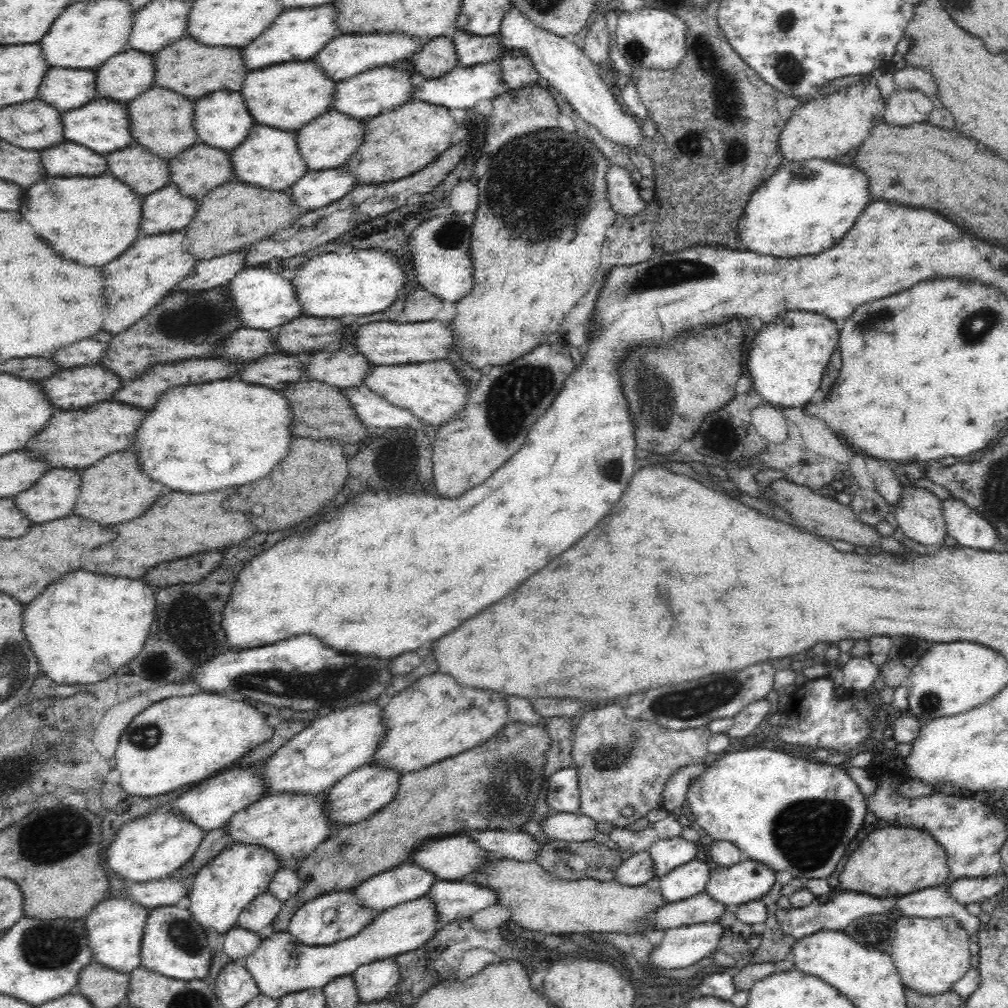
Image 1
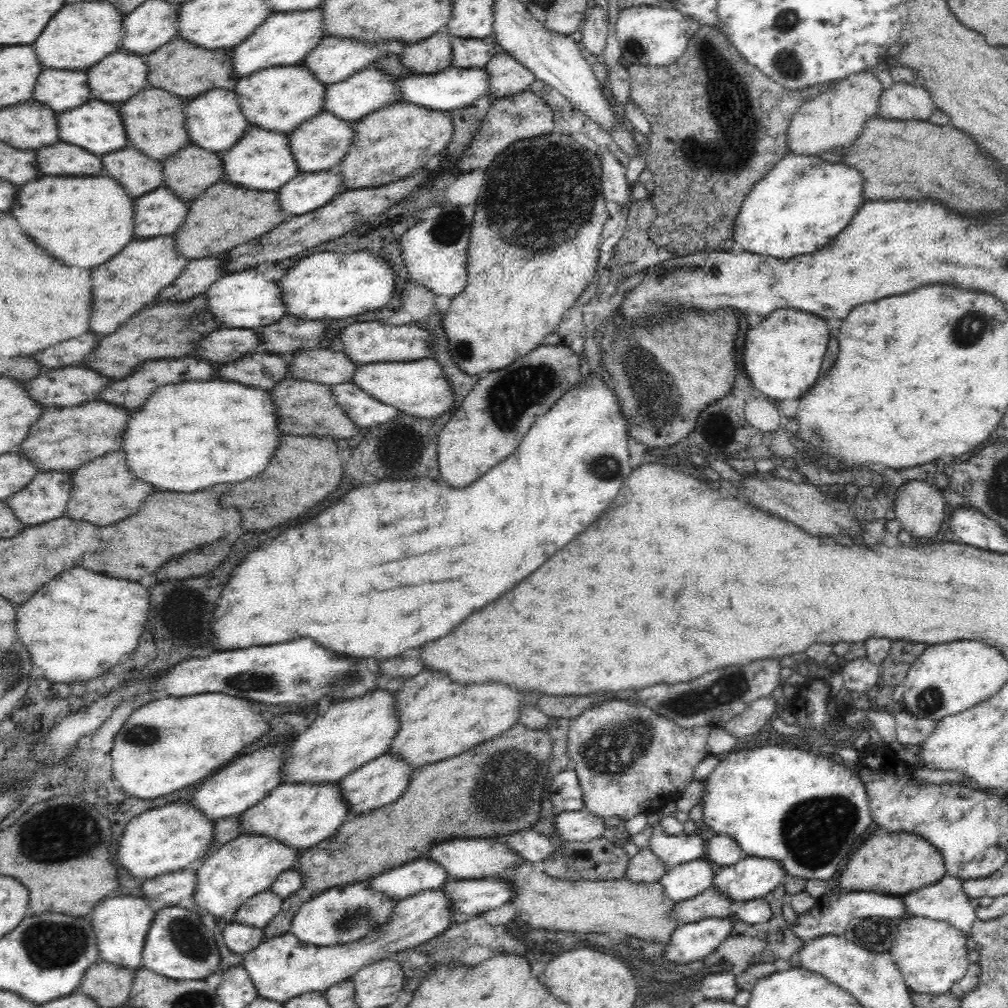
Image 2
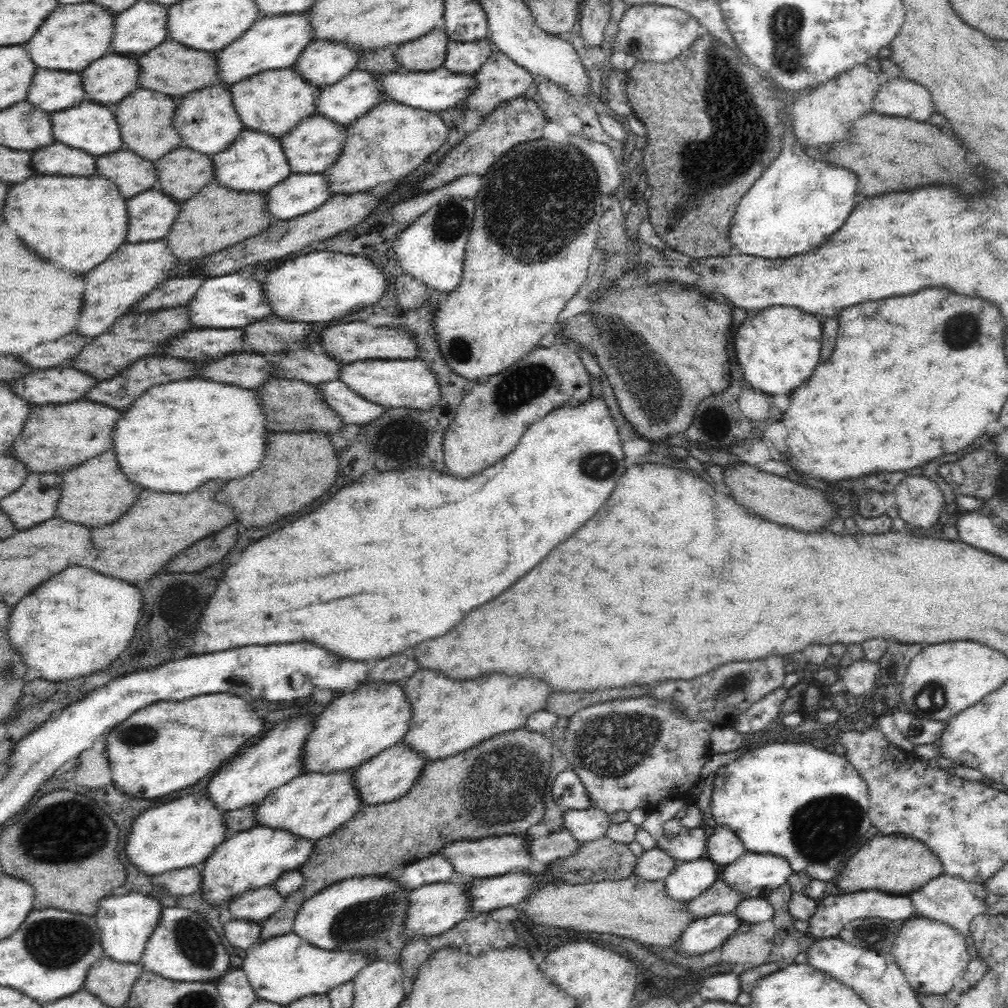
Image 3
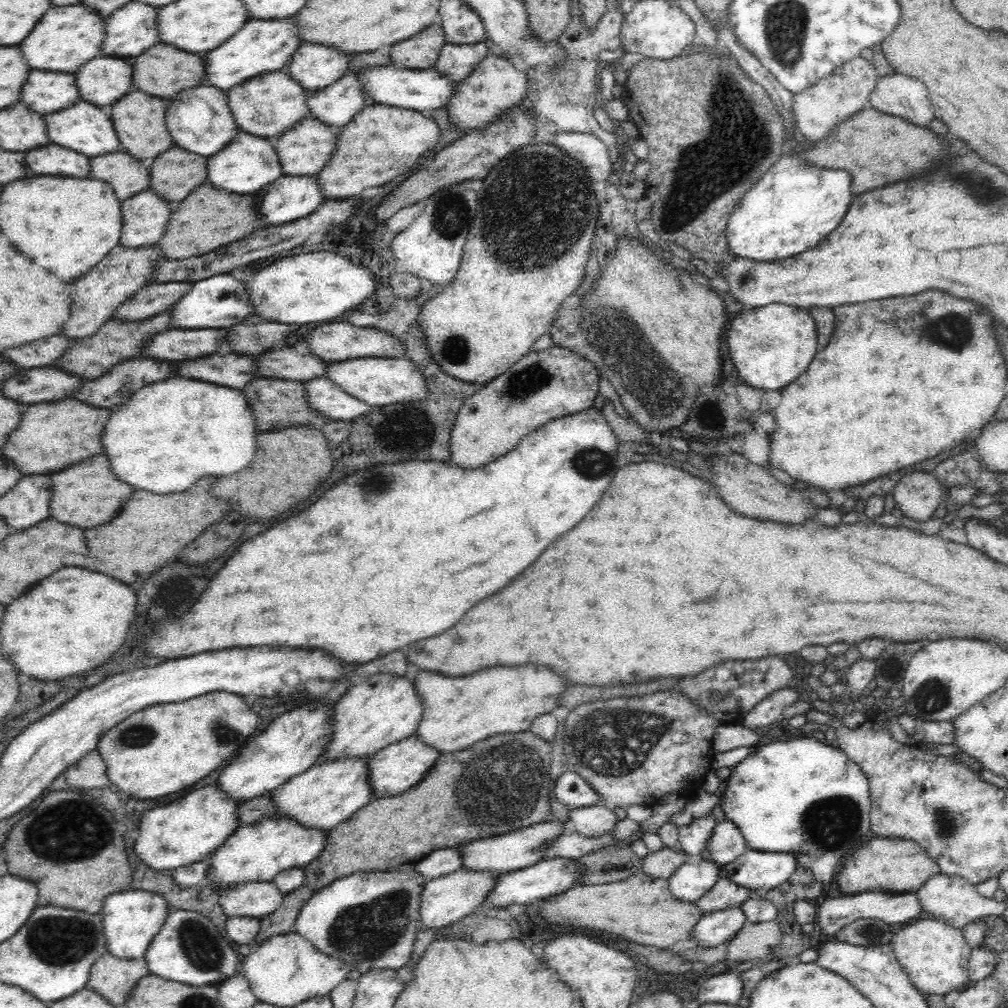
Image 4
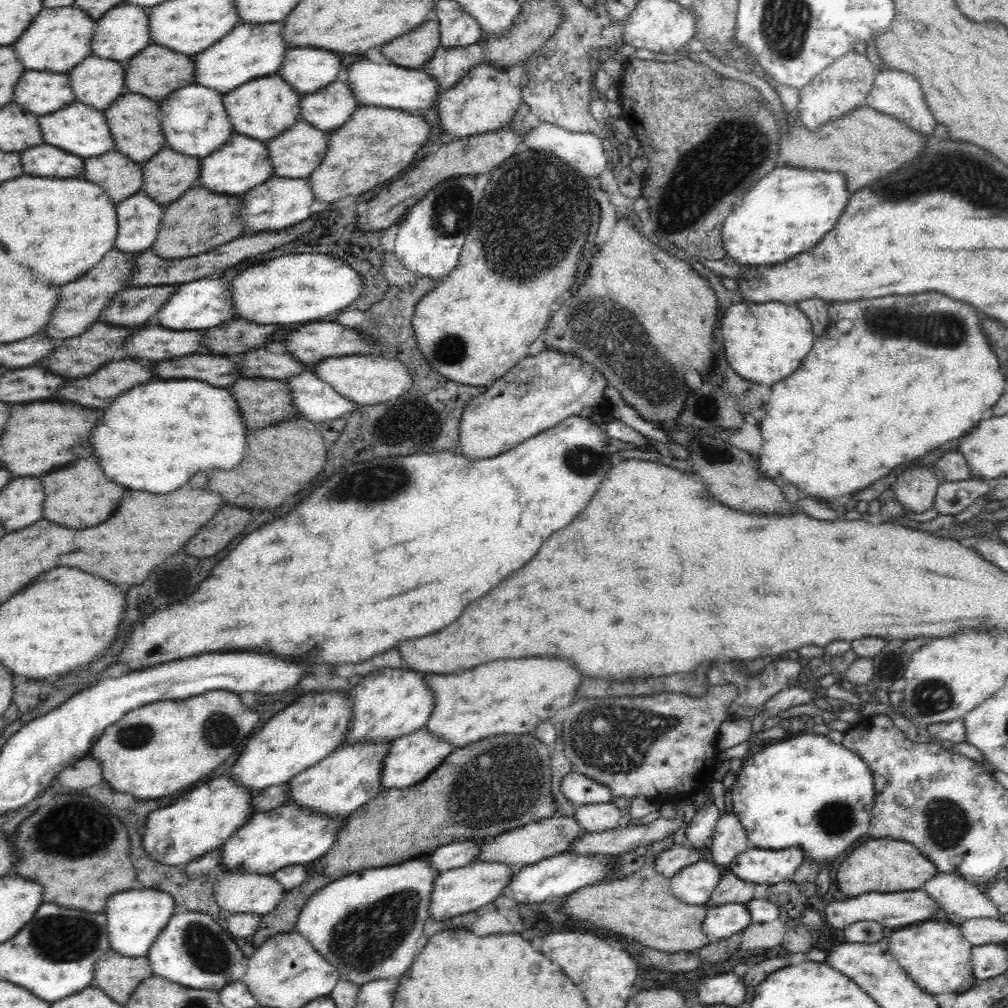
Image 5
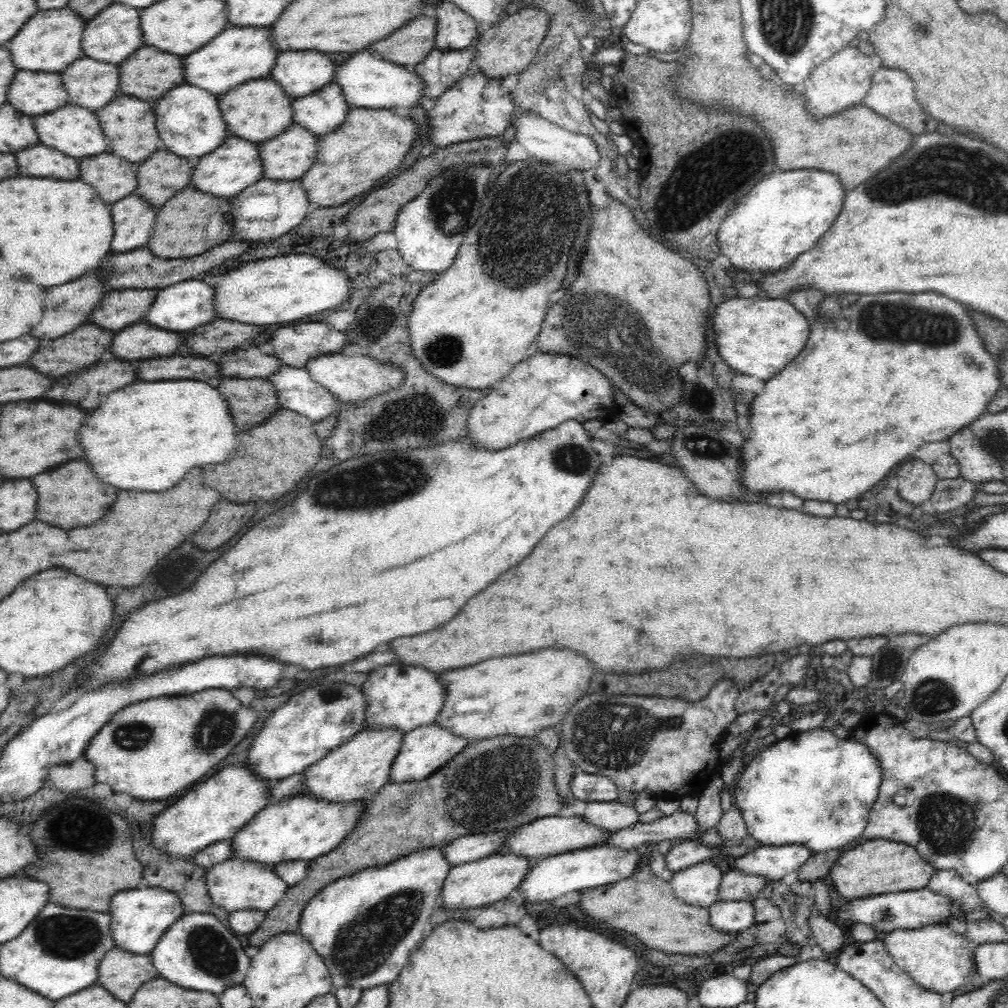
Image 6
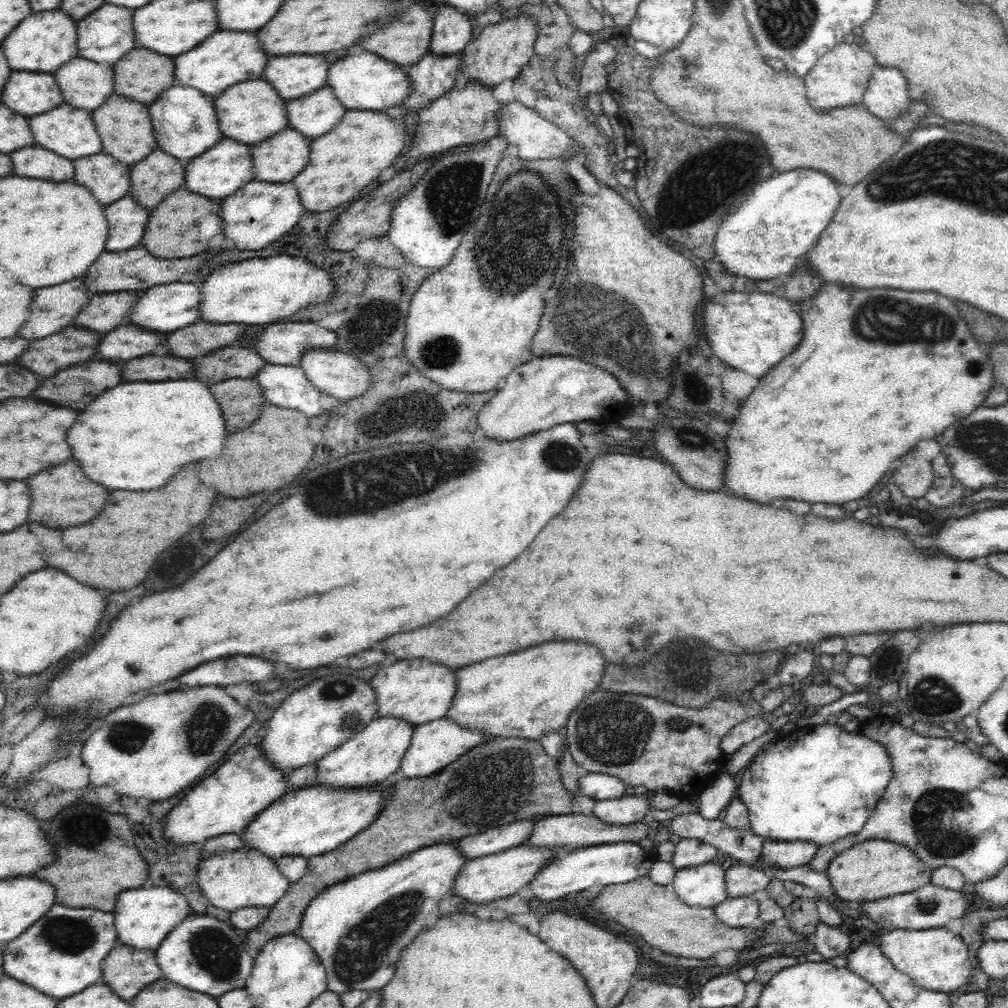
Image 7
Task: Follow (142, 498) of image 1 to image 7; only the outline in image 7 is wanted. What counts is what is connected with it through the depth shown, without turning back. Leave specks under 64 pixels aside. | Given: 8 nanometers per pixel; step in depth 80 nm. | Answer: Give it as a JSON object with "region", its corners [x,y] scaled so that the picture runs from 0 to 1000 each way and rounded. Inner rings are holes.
{"region":[[[67,456],[62,462],[56,462],[52,466],[44,466],[32,474],[26,476],[32,486],[32,502],[30,502],[30,516],[52,522],[52,524],[69,524],[79,522],[83,518],[89,518],[103,506],[103,498],[107,494],[107,486],[103,482],[97,482],[95,478],[89,478],[83,472],[83,466],[75,456]]]}

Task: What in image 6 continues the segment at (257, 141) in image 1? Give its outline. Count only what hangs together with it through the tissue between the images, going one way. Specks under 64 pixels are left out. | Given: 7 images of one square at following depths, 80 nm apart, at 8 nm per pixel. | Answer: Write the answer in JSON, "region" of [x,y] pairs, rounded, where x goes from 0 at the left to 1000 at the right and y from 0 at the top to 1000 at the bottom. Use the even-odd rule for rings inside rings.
{"region":[[[227,134],[214,149],[192,160],[189,185],[212,195],[230,198],[245,185],[254,183],[261,177],[261,163],[256,145],[254,141]]]}

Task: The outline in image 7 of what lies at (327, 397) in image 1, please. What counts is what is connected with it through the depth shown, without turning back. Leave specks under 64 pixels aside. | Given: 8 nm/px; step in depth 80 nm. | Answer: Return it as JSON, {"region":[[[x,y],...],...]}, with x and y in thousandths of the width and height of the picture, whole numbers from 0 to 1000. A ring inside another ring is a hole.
{"region":[[[229,375],[210,381],[207,386],[218,401],[228,432],[250,423],[267,402],[252,375]]]}

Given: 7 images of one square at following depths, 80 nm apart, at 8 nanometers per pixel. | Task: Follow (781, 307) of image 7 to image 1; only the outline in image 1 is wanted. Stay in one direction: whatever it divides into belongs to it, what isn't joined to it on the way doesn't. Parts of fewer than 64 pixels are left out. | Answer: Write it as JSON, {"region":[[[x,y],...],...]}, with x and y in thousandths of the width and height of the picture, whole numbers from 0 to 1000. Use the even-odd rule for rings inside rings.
{"region":[[[784,309],[776,311],[764,323],[758,322],[746,338],[741,355],[750,391],[773,407],[806,401],[823,353],[832,343],[831,335],[829,320],[815,312]]]}

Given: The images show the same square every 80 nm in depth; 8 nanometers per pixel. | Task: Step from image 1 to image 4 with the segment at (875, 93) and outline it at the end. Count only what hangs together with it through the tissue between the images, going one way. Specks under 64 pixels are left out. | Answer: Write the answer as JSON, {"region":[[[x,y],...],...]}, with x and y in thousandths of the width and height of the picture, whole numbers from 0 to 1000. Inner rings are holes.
{"region":[[[854,57],[847,58],[845,62],[830,65],[808,85],[787,93],[787,115],[792,131],[806,142],[824,134],[833,122],[862,106],[862,95],[869,87],[872,76],[866,63]]]}

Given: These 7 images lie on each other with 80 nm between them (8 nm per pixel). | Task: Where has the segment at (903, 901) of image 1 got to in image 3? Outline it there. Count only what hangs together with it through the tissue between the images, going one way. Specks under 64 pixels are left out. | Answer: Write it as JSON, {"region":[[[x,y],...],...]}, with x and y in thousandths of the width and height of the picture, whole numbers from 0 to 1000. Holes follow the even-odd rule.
{"region":[[[935,867],[929,873],[921,875],[915,883],[905,885],[901,888],[908,902],[908,909],[918,910],[947,921],[956,929],[962,928],[962,915],[975,907],[979,900],[975,897],[975,893],[971,893],[967,889],[966,882],[960,874],[954,871],[945,870],[940,867]]]}

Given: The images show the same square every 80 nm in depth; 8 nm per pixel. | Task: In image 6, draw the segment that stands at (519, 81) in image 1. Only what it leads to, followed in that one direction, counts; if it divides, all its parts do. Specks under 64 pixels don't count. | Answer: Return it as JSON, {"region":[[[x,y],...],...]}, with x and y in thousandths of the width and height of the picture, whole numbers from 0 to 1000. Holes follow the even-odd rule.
{"region":[[[477,71],[467,75],[460,74],[448,87],[441,89],[430,102],[425,103],[425,143],[431,143],[431,148],[440,147],[452,141],[499,133],[513,110],[509,92],[498,86],[499,80],[500,77],[486,77]]]}

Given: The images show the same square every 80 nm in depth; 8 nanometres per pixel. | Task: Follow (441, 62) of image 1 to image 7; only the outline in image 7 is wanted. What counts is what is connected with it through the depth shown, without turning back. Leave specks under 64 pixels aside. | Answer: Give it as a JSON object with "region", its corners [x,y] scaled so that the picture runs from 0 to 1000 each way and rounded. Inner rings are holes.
{"region":[[[409,4],[405,10],[398,12],[381,30],[369,34],[369,38],[361,38],[357,46],[364,52],[381,58],[384,62],[399,67],[415,63],[427,53],[432,17],[427,15],[417,4]]]}

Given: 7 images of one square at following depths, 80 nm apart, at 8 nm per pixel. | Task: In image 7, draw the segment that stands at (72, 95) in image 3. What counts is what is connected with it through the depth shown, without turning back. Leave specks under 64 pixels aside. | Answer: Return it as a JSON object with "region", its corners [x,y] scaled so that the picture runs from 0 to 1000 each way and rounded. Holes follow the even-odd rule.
{"region":[[[12,71],[2,101],[22,115],[36,115],[60,105],[63,97],[52,73]]]}

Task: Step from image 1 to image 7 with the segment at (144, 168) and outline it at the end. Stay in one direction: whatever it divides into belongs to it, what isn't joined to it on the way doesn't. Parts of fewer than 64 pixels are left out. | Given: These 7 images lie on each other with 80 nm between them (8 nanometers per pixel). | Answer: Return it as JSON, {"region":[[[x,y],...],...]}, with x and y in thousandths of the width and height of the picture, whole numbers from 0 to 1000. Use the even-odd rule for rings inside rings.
{"region":[[[99,151],[73,161],[74,180],[87,185],[91,194],[101,203],[108,203],[124,196],[130,188],[130,164],[113,159]]]}

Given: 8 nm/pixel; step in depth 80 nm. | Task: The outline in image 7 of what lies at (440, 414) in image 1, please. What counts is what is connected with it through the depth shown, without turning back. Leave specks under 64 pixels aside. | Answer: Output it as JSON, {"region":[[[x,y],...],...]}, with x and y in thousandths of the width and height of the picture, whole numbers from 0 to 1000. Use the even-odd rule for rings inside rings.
{"region":[[[310,346],[299,355],[300,367],[304,370],[304,375],[316,385],[320,390],[326,391],[332,396],[345,397],[353,395],[364,389],[365,384],[370,380],[370,373],[366,370],[366,365],[351,355],[351,352],[343,351],[330,346]]]}

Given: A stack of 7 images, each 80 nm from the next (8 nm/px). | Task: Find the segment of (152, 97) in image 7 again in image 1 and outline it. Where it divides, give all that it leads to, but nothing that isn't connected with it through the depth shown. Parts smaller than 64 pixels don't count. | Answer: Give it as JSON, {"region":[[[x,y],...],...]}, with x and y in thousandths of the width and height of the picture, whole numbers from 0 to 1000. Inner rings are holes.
{"region":[[[185,36],[154,53],[155,83],[187,97],[202,97],[214,90],[236,91],[248,71],[243,66],[240,50],[228,46],[204,46]]]}

